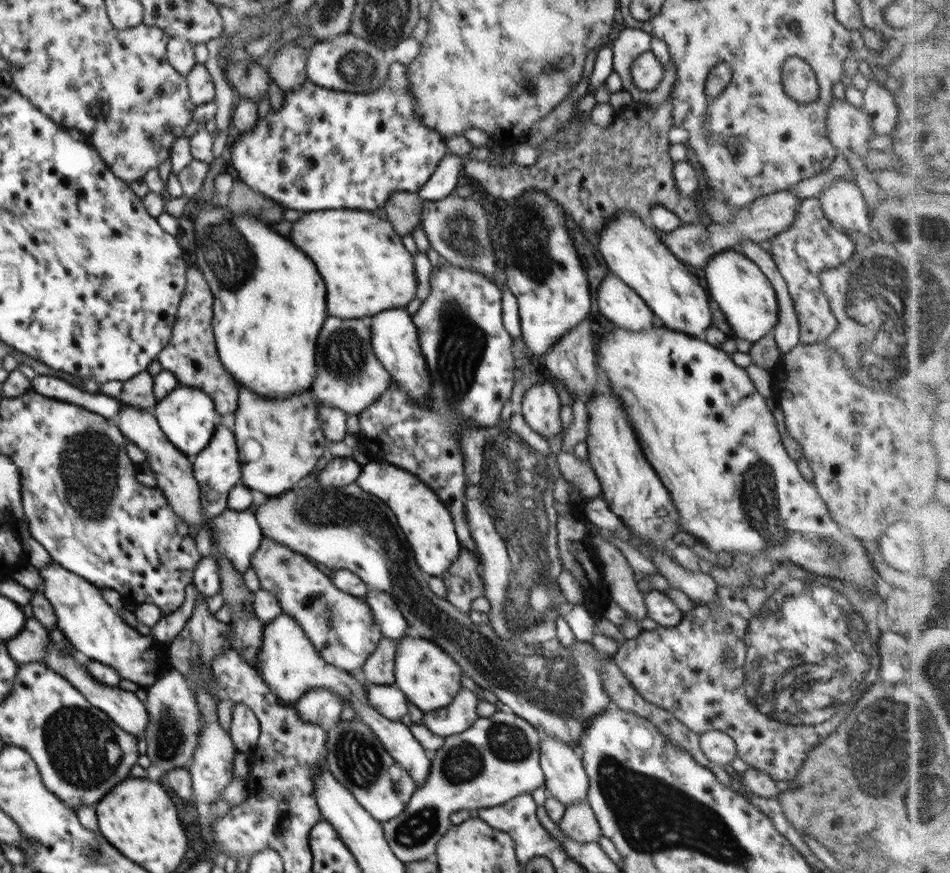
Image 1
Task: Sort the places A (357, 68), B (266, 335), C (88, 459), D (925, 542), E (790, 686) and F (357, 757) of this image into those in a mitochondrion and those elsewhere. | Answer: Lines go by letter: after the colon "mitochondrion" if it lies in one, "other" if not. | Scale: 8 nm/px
A: mitochondrion
B: other
C: mitochondrion
D: other
E: mitochondrion
F: mitochondrion

